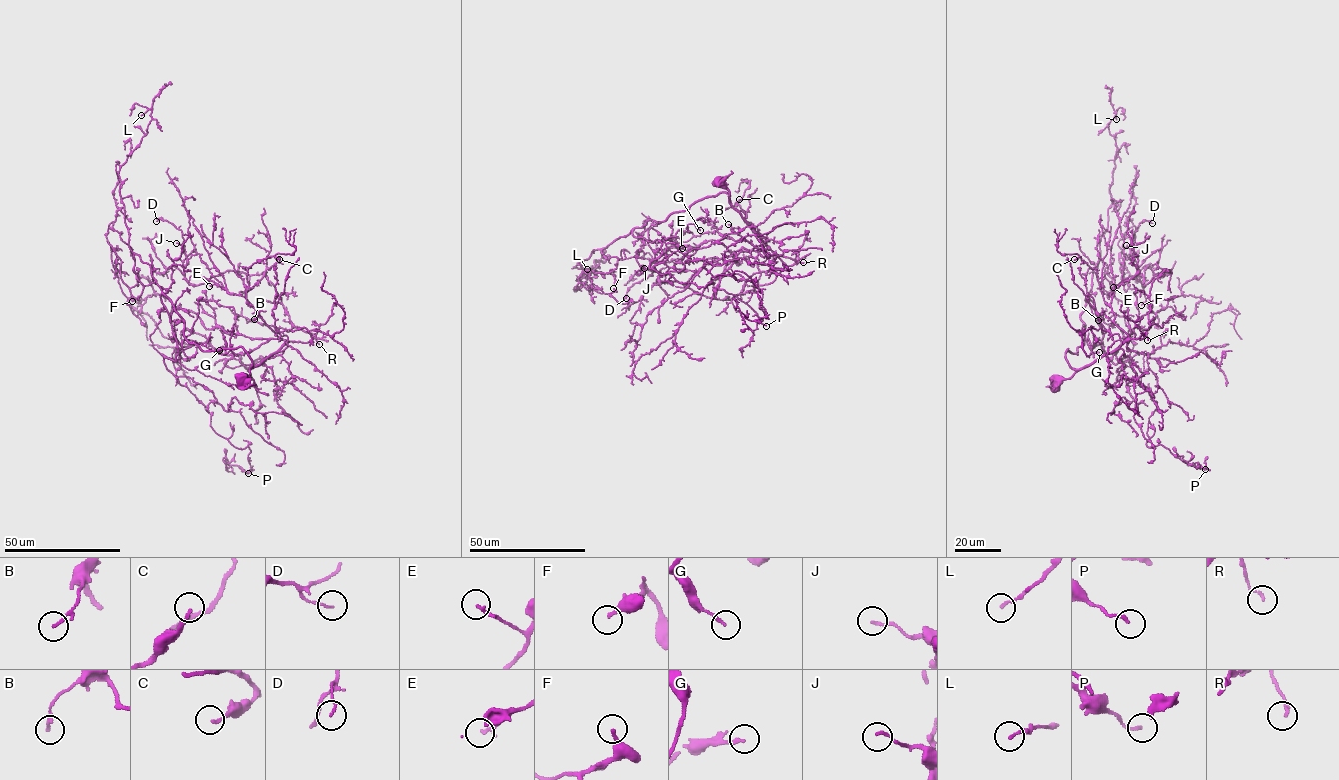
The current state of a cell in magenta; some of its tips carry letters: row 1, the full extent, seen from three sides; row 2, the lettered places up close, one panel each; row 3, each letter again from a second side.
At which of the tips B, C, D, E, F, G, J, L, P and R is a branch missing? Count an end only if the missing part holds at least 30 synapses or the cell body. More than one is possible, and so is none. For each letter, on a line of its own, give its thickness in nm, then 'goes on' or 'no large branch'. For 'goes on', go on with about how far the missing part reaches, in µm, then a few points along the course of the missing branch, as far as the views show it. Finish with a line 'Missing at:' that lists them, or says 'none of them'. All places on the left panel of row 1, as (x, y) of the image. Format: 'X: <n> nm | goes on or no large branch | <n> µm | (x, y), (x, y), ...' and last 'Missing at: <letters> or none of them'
B: 90 nm | no large branch
C: 160 nm | no large branch
D: 100 nm | no large branch
E: 160 nm | no large branch
F: 200 nm | no large branch
G: 160 nm | no large branch
J: 120 nm | no large branch
L: 130 nm | no large branch
P: 140 nm | no large branch
R: 120 nm | no large branch
Missing at: none of them

